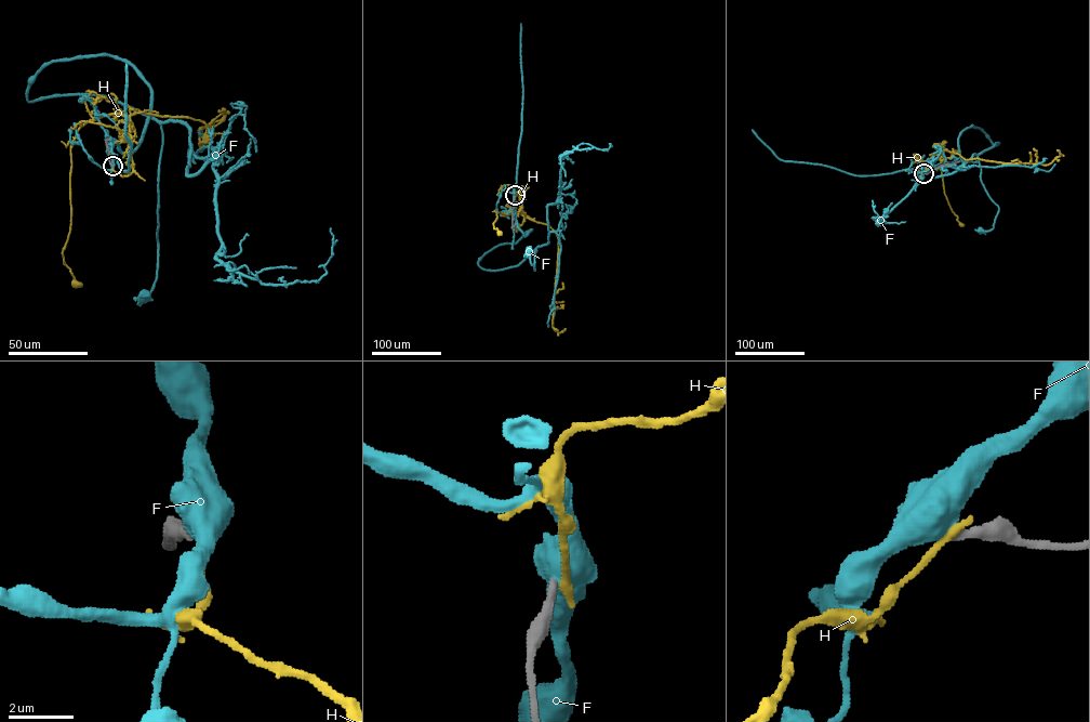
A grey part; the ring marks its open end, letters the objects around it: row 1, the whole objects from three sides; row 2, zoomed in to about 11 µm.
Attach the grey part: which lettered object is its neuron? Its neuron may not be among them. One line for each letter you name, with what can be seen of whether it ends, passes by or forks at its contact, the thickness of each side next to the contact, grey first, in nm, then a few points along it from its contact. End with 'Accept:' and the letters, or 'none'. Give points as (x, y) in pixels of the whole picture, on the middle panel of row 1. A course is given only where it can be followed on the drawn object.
Accept: none

